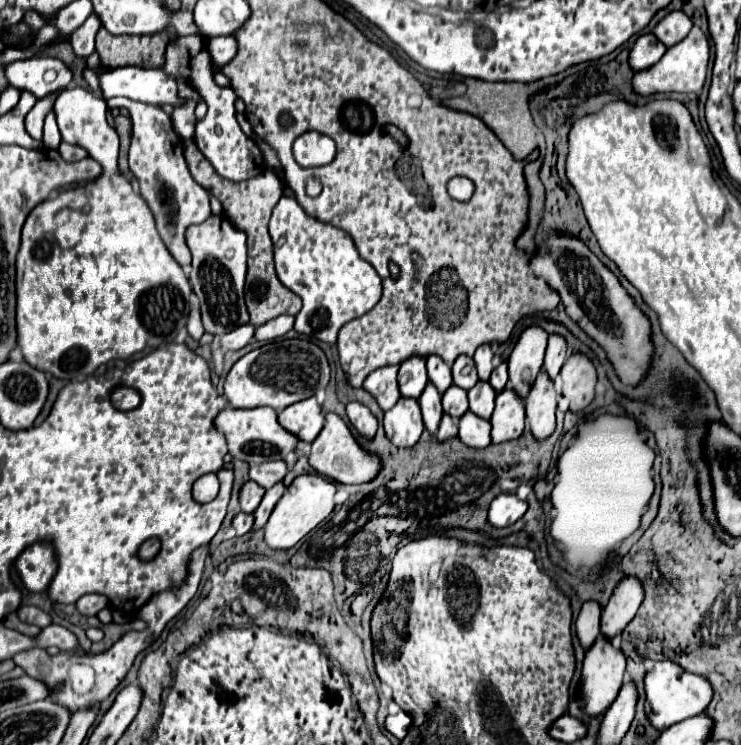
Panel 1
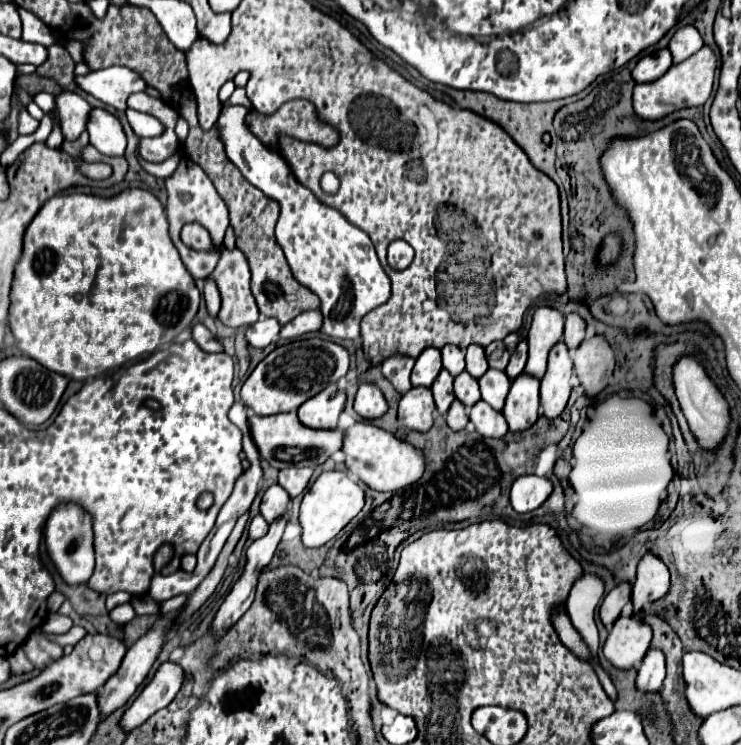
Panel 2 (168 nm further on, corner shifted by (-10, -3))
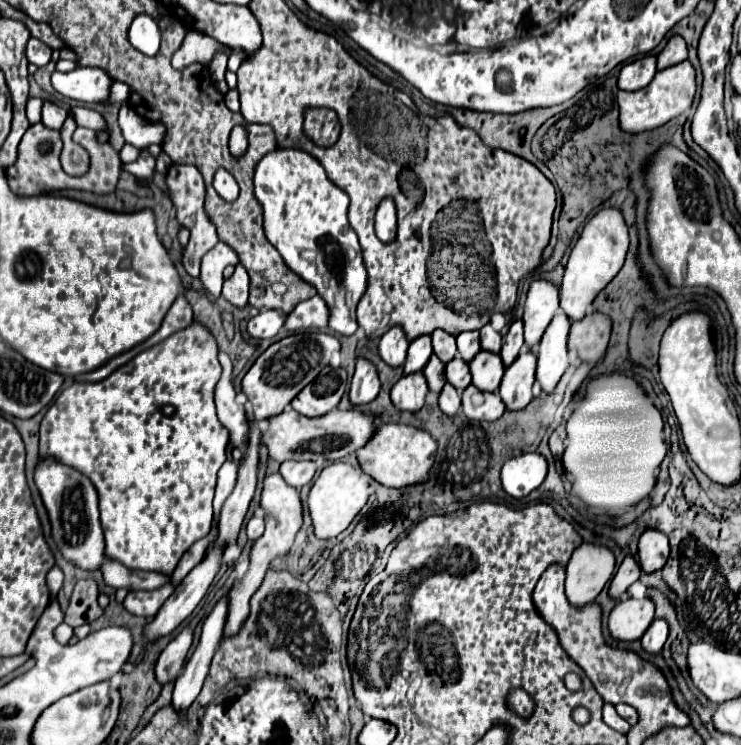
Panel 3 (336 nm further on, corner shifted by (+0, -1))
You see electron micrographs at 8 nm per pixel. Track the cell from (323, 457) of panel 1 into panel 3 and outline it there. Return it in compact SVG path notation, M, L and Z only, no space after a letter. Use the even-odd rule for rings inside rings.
M380 425L374 437L356 451L360 467L366 475L374 477L378 483L386 487L408 487L418 485L430 477L430 469L434 465L438 443L424 429L416 429L412 425Z

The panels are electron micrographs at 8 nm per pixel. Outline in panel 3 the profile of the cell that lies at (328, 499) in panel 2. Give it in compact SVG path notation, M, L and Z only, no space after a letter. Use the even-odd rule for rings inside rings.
M336 461L328 465L326 469L322 469L322 473L314 481L310 495L308 495L308 507L310 507L312 523L316 529L316 537L330 539L330 537L340 535L344 529L348 529L352 519L360 513L360 509L368 501L368 495L370 495L368 487L370 487L368 477L360 471L360 467L354 467L350 463Z

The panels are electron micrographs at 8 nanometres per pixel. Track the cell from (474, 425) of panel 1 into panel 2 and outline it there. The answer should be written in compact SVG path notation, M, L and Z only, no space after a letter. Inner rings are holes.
M478 401L472 409L470 409L470 421L474 423L476 431L484 437L490 439L500 439L508 433L508 425L502 413L494 411L488 403Z

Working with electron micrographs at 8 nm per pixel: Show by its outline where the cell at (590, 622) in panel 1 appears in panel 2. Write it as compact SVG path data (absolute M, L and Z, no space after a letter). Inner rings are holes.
M630 583L616 585L600 603L600 621L606 629L614 625L614 621L620 617L624 605L630 601Z

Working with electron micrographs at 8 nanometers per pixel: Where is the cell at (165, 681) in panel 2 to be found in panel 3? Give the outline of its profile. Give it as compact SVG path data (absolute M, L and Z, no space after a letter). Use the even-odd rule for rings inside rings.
M182 629L160 653L160 659L156 663L156 679L166 685L168 681L176 679L182 673L184 659L192 647L194 631L192 629Z

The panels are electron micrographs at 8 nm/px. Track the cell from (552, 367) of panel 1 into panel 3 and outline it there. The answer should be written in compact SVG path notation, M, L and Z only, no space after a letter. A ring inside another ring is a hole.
M614 207L600 209L582 229L580 239L576 241L564 271L564 279L560 285L560 307L566 311L570 319L582 317L578 305L592 305L596 295L620 273L626 253L630 245L630 235L622 213Z

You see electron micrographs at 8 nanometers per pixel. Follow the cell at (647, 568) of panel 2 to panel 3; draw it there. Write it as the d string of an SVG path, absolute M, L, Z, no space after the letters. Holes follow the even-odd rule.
M646 529L638 543L638 555L644 573L660 571L666 565L666 559L670 555L668 537L658 529Z

